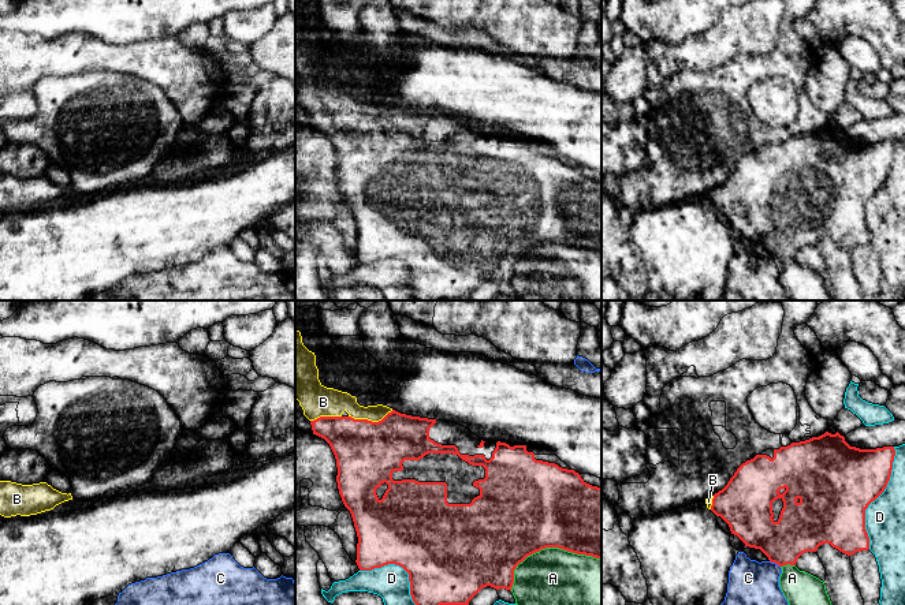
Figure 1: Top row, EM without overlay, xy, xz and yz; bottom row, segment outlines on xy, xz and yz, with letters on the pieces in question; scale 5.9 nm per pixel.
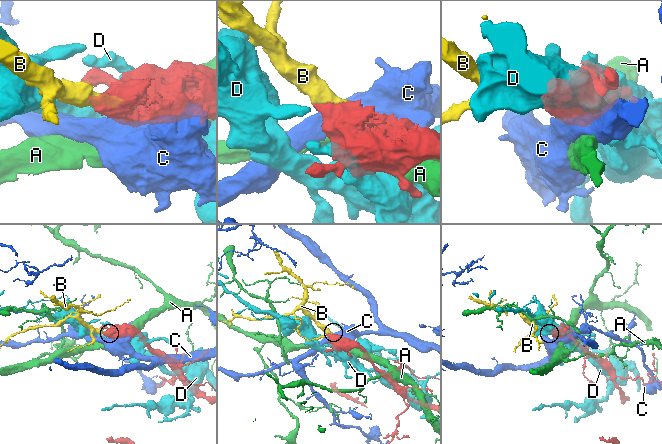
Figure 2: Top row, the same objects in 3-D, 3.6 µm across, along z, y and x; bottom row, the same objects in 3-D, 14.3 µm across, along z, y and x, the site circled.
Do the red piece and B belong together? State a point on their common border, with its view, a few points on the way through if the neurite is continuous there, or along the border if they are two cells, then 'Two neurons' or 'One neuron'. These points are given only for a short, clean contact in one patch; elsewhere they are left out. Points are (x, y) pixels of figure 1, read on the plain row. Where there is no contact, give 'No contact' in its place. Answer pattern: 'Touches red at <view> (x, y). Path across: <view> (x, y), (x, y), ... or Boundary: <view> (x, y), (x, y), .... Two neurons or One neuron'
Touches red at xz (371, 115). One neuron

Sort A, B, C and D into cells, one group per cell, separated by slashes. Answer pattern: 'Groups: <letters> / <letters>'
Groups: A / B / C / D

